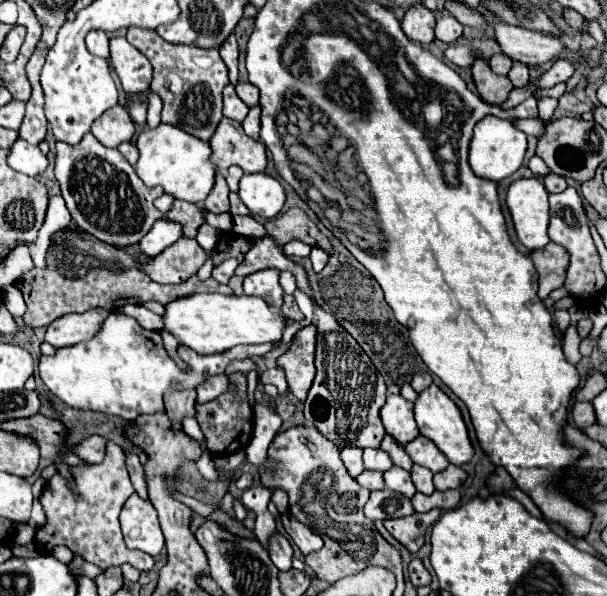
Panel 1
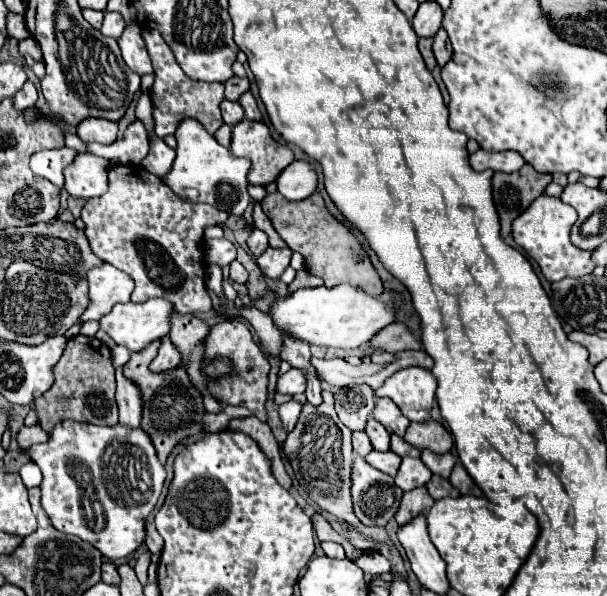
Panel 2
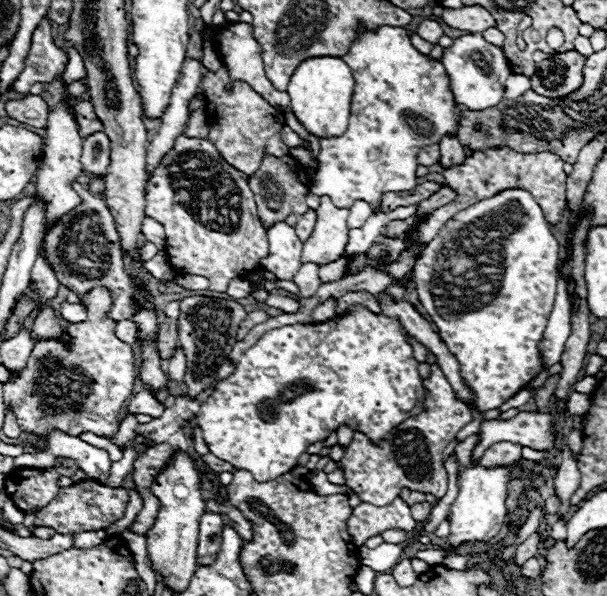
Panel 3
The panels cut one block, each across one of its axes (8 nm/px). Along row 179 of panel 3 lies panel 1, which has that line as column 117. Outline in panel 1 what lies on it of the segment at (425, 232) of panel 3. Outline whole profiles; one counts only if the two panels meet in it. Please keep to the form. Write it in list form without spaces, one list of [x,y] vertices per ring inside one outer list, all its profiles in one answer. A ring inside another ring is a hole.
[[[108,442],[104,462],[94,466],[74,466],[72,472],[76,478],[76,494],[72,494],[72,490],[58,474],[46,482],[40,502],[48,520],[38,532],[48,532],[52,534],[52,538],[60,536],[62,540],[66,540],[66,546],[72,552],[82,554],[86,562],[92,562],[100,568],[120,566],[128,562],[138,570],[150,570],[155,564],[152,556],[142,550],[130,550],[122,540],[122,530],[118,522],[118,514],[124,502],[134,494],[126,470],[126,452],[118,444]]]

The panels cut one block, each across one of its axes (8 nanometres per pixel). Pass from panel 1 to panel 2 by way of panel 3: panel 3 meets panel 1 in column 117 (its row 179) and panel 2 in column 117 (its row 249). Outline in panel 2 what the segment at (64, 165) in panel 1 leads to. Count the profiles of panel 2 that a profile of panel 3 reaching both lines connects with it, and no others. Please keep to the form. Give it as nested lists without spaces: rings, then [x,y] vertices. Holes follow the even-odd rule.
[[[116,164],[110,168],[110,188],[104,196],[84,202],[82,220],[86,238],[98,258],[110,262],[118,270],[132,276],[136,288],[132,302],[146,302],[150,298],[172,300],[178,314],[204,314],[212,310],[212,298],[206,290],[206,266],[204,266],[204,230],[208,226],[224,224],[228,214],[210,204],[190,204],[174,196],[174,192],[154,174],[144,168]]]

